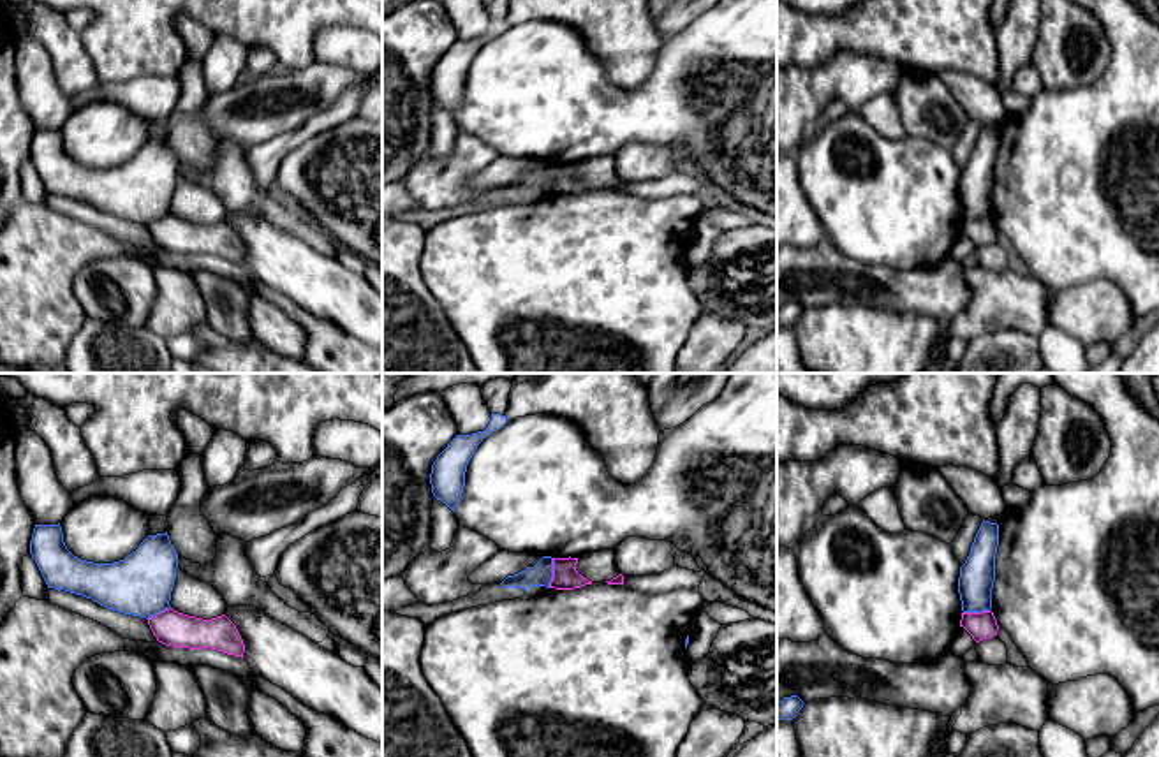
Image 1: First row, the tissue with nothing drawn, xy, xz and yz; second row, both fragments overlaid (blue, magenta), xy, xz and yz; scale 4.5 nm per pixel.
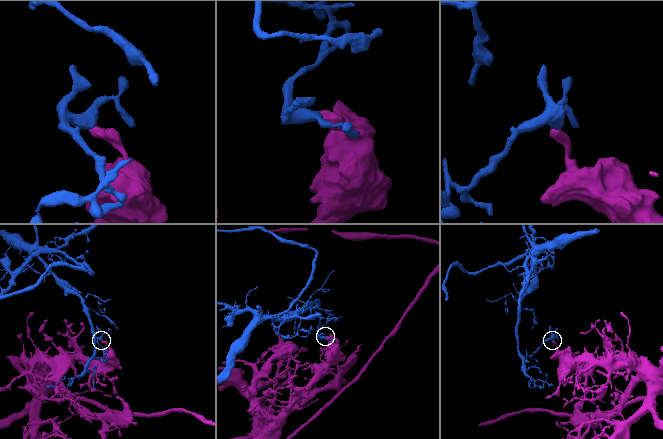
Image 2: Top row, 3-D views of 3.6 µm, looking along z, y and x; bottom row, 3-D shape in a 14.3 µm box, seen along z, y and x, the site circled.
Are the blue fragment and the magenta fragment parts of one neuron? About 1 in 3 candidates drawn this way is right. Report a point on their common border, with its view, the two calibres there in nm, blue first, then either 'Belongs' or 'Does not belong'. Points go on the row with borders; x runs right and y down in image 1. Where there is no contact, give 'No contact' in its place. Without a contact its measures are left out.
Touches blue at xz (552, 573). Thickness 110 nm (blue) against 120 nm. Does not belong

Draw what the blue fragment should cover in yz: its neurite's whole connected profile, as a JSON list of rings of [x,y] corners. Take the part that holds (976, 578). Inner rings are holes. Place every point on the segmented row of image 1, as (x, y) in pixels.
[[[983,519],[971,546],[971,553],[960,567],[958,593],[963,613],[992,609],[997,546],[999,525]]]

